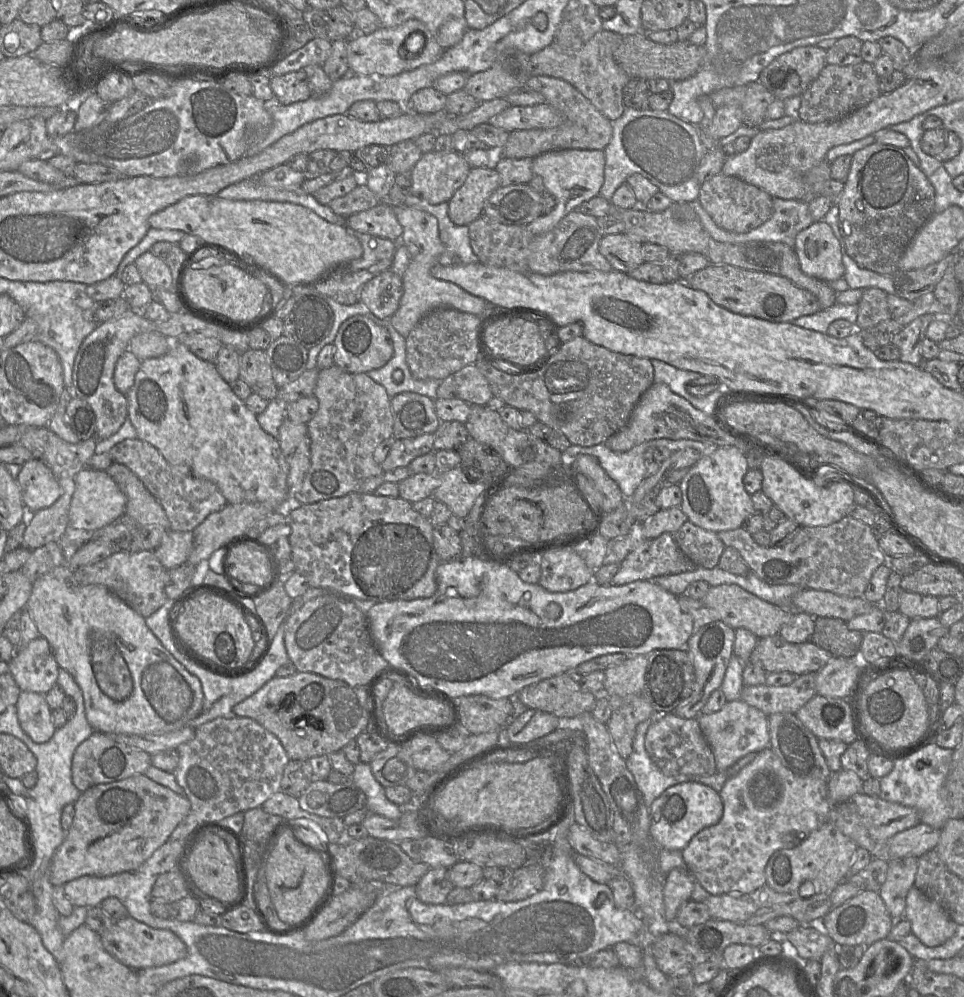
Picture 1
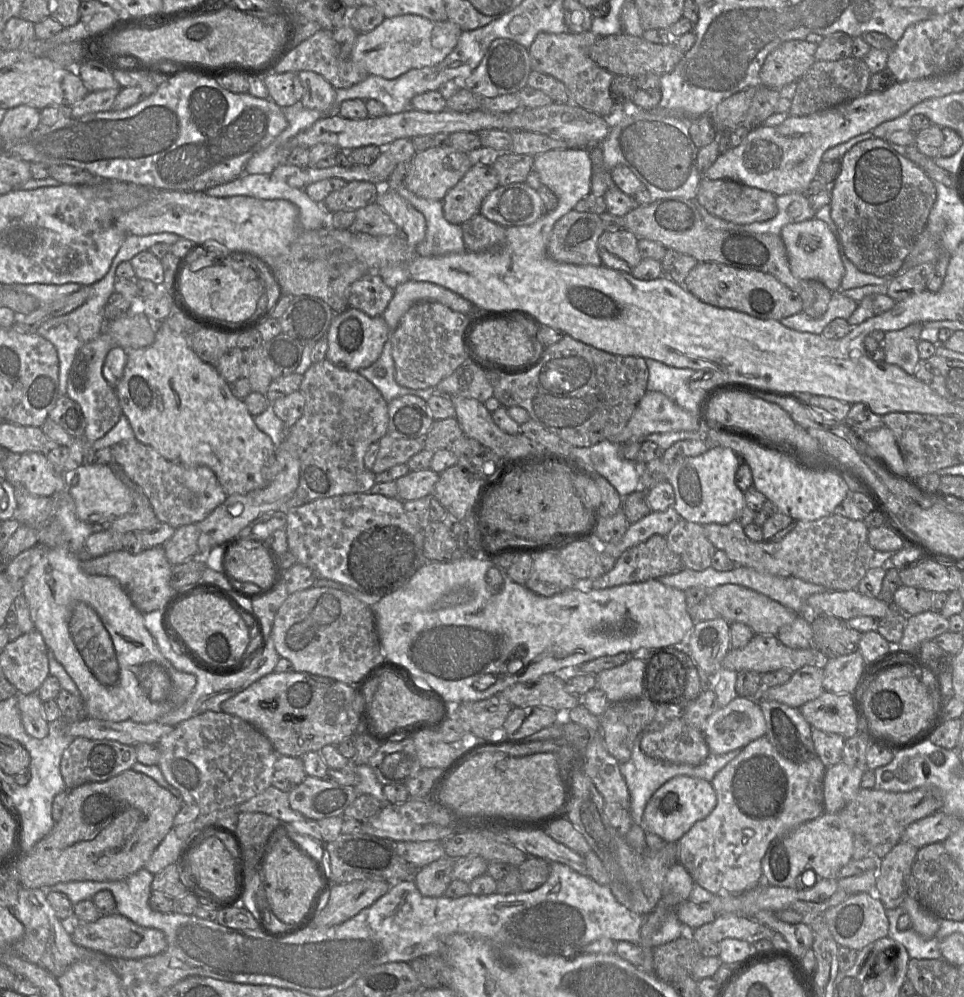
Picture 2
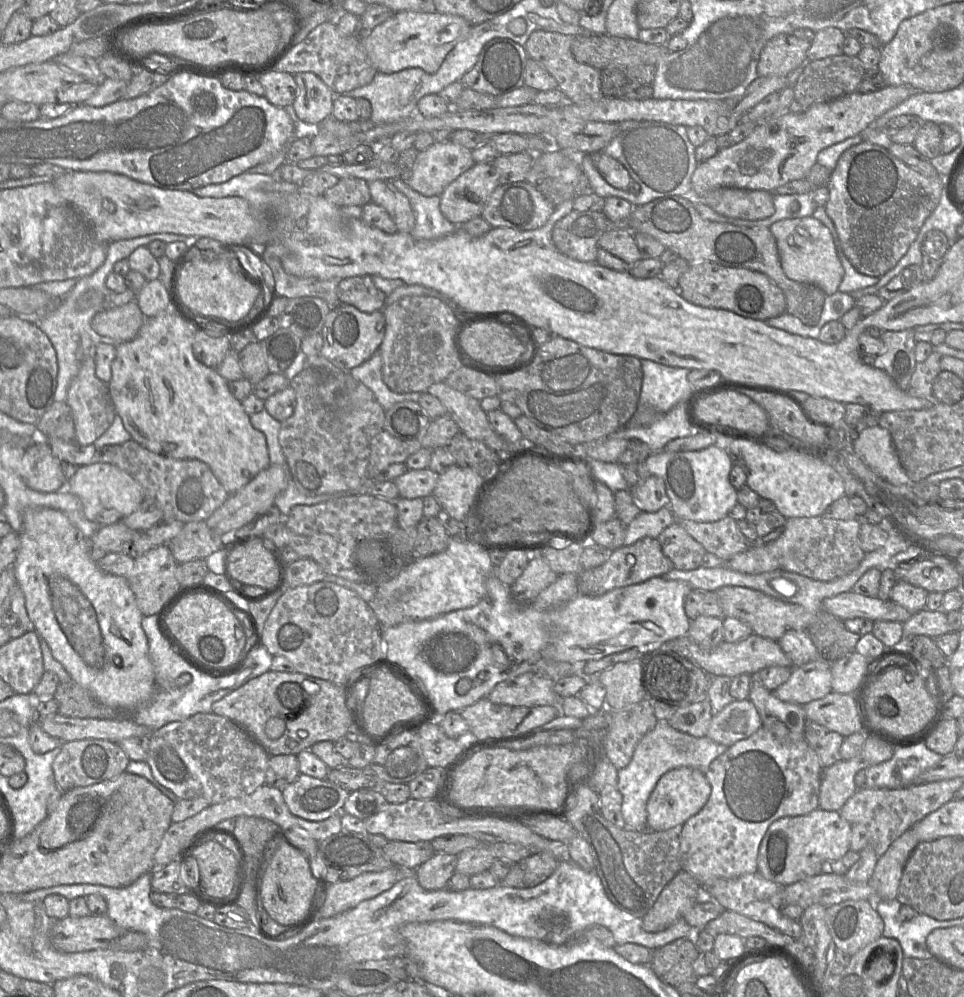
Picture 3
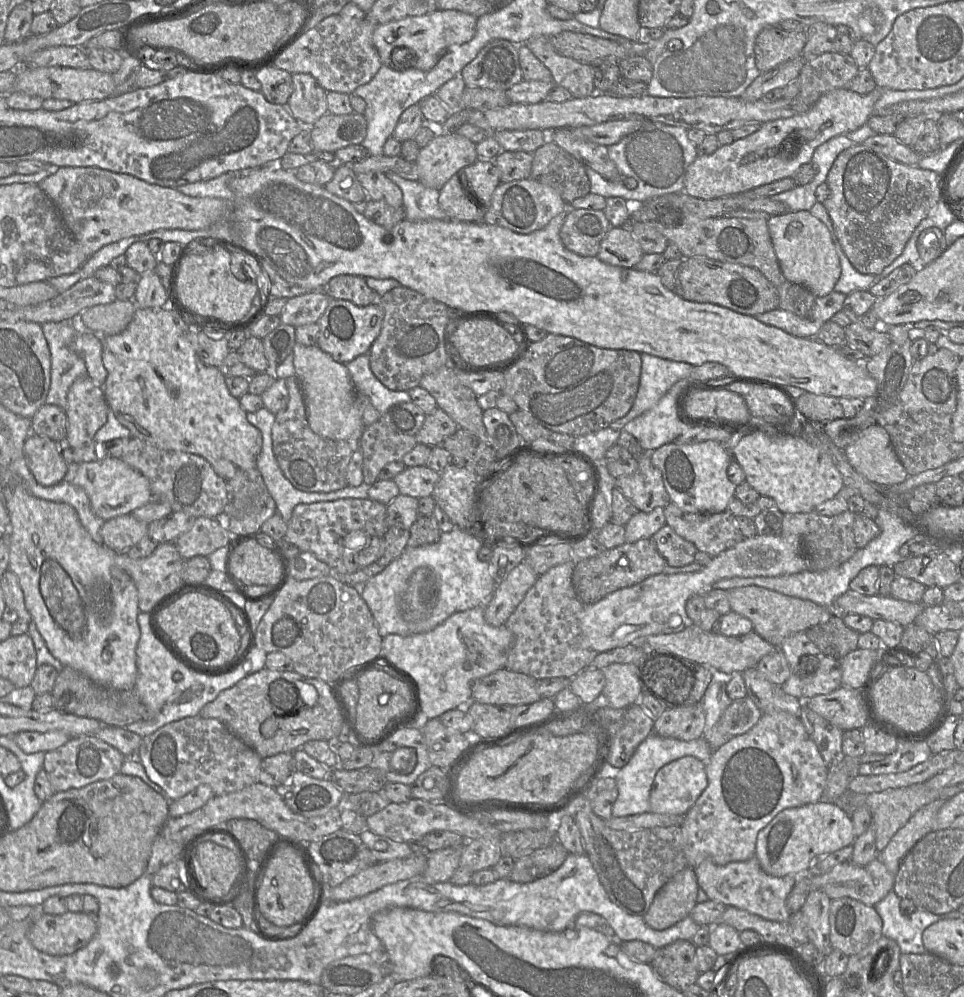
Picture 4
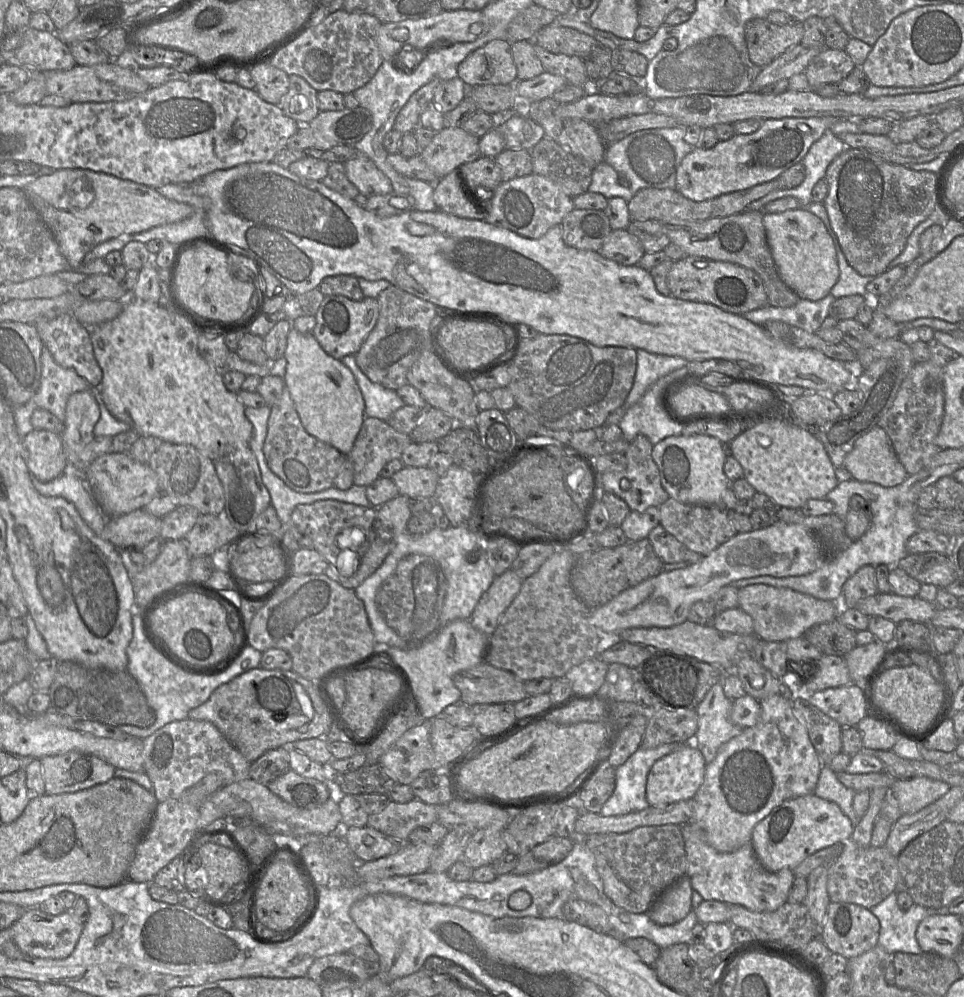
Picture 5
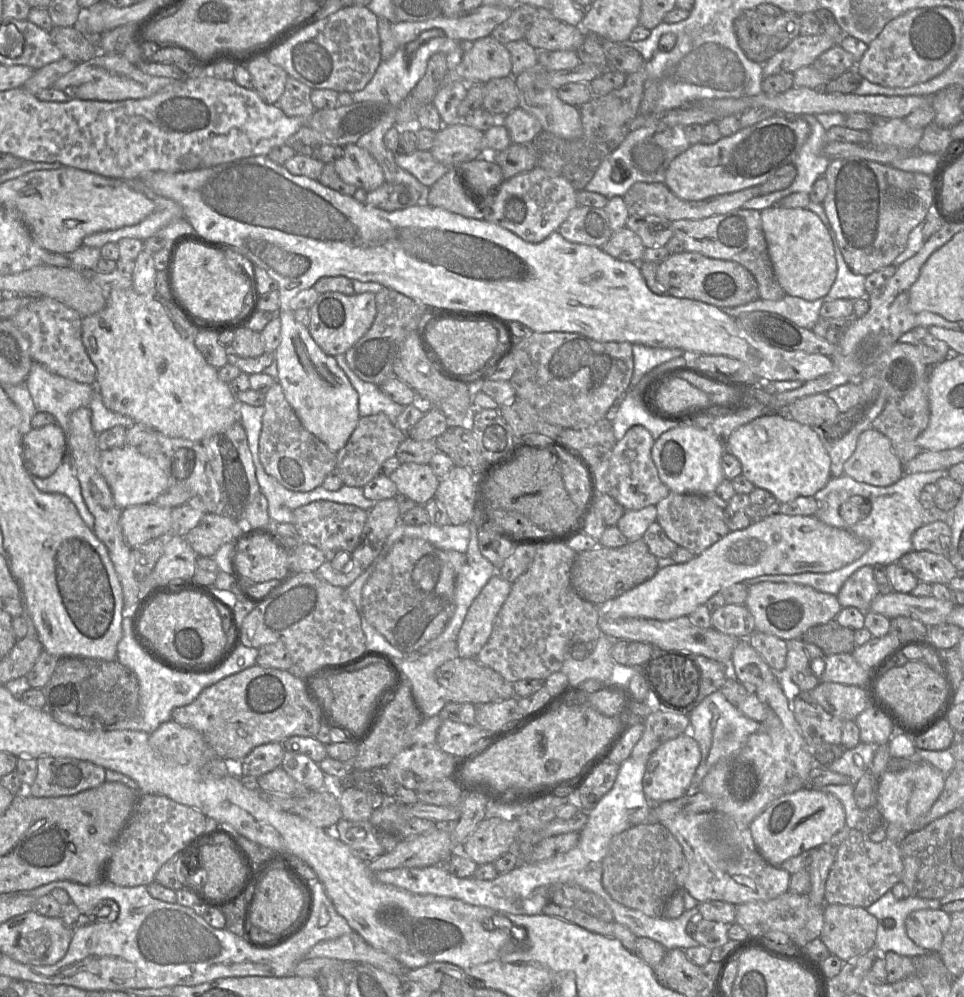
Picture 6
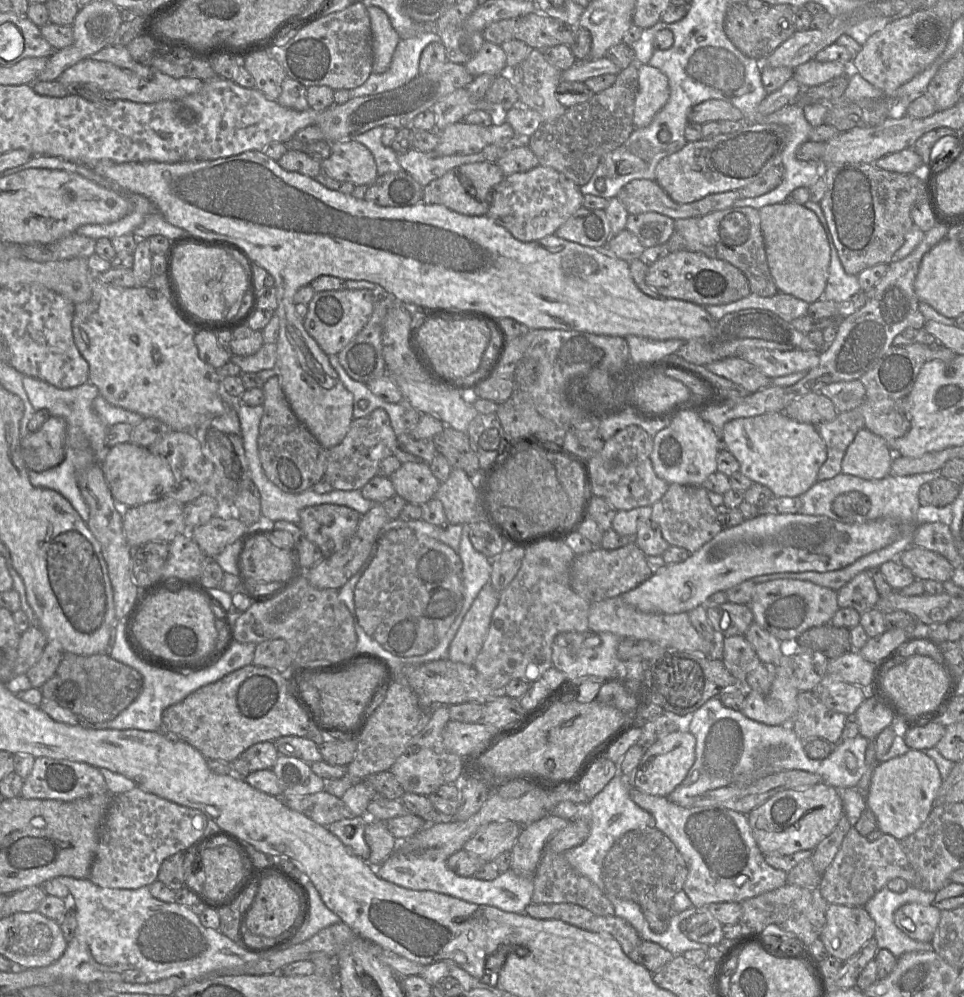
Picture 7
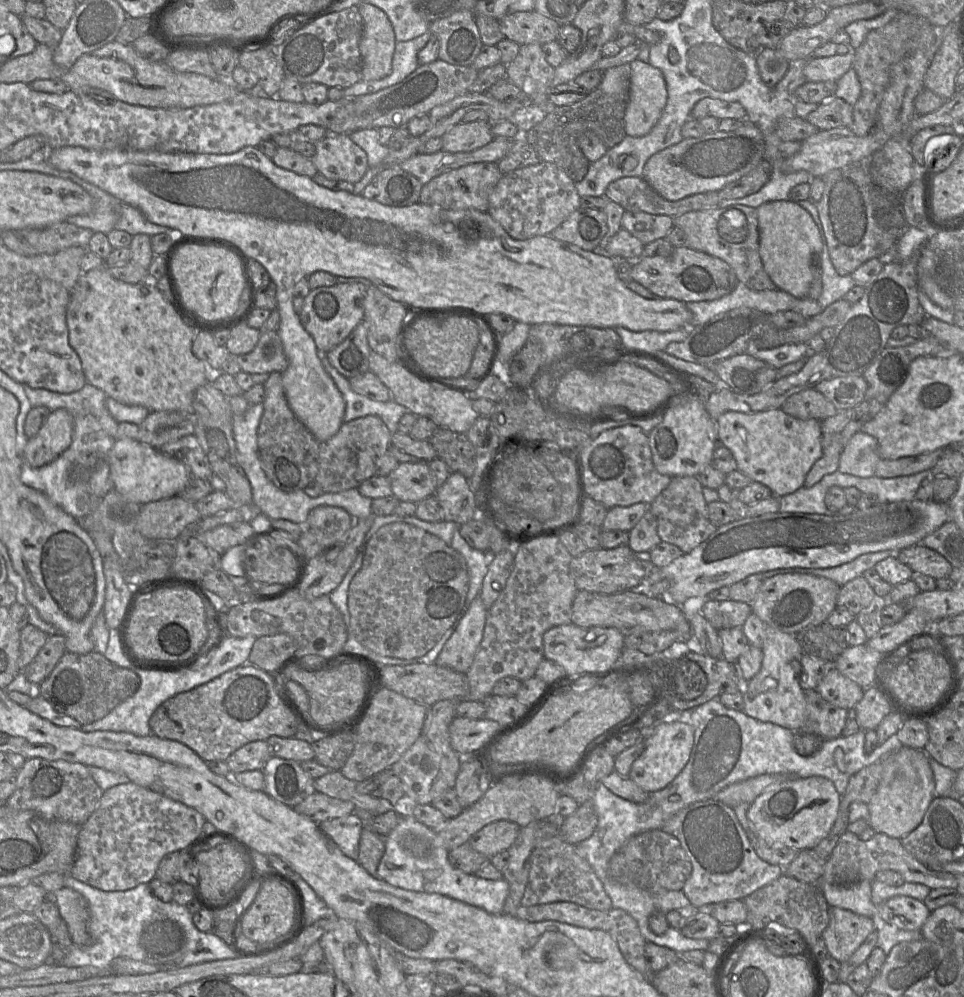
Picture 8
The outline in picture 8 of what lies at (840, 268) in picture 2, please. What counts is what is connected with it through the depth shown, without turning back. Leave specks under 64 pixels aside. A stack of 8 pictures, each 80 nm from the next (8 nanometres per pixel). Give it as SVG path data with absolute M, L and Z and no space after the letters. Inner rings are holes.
M791 200L767 202L757 209L759 254L763 268L778 290L796 299L807 298L813 279L813 264L823 250L823 241L812 216Z

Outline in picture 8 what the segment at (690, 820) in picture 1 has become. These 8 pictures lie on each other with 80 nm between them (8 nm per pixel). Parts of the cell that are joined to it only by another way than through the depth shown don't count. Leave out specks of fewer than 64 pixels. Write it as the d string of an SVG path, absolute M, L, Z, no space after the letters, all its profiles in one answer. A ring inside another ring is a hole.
M671 718L644 731L644 736L644 750L632 764L628 777L647 793L653 793L669 785L689 761L694 744L694 727Z

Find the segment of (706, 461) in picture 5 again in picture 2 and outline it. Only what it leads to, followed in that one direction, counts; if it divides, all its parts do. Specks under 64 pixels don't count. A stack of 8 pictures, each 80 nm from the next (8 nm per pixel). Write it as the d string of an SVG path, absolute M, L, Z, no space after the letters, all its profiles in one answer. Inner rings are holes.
M712 445L707 451L687 457L679 464L664 464L656 458L645 467L652 472L662 472L675 493L674 509L682 519L702 525L728 524L737 519L738 513L746 506L744 492L735 482L735 474L743 462L729 447Z

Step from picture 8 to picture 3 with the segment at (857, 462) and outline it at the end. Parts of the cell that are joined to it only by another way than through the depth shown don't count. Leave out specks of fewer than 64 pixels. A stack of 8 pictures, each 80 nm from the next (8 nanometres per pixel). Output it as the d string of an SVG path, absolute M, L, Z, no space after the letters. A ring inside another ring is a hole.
M880 425L860 432L853 441L853 449L861 460L885 481L910 484L910 478L902 467L890 432Z

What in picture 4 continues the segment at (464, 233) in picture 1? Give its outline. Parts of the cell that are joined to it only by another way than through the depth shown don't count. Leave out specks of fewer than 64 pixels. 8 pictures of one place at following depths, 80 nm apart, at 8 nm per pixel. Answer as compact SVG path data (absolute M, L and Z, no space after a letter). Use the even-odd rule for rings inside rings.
M386 173L403 193L405 219L421 221L428 219L448 219L439 206L439 190L424 186L420 181L407 180L394 173Z

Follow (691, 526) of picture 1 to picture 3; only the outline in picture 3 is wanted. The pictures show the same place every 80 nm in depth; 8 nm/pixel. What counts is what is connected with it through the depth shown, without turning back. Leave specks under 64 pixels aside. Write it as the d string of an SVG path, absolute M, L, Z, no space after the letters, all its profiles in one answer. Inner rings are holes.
M675 521L657 537L662 551L679 570L694 570L702 566L706 549Z

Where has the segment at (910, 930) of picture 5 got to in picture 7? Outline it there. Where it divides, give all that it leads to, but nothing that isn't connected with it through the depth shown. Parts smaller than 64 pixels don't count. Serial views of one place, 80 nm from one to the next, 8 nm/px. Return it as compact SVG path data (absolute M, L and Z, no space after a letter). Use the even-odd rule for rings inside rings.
M909 886L902 893L895 893L887 887L878 891L864 906L875 921L875 939L879 949L887 949L897 958L908 952L932 951L929 942L910 938L894 923L895 911L904 904L918 903L932 905L935 893L915 886Z

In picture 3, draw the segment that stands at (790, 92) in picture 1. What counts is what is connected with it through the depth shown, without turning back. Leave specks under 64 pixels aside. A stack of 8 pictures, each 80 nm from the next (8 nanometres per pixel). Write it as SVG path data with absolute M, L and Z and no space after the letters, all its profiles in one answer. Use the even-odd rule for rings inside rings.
M779 34L771 38L761 51L758 75L786 76L807 62L811 42L794 34Z

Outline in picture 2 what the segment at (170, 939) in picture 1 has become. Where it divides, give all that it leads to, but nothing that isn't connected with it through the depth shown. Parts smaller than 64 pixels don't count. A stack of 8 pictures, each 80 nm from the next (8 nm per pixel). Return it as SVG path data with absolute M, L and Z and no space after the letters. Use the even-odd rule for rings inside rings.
M117 913L101 916L95 922L76 922L72 920L71 924L68 925L70 926L71 938L76 945L103 953L108 957L139 959L160 954L167 947L166 938L162 931L139 926Z

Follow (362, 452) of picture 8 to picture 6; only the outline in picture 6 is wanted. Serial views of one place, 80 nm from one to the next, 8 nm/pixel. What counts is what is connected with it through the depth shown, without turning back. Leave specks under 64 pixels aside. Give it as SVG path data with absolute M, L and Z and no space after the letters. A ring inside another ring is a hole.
M384 413L360 417L346 445L336 453L336 466L332 473L340 477L345 486L363 488L378 475L387 459L396 456L397 448L406 438L407 433L392 424Z

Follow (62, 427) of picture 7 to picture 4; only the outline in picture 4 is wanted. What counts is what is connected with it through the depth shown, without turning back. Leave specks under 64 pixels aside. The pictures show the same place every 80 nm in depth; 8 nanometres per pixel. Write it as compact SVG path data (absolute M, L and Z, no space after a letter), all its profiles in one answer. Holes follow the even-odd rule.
M31 433L24 444L27 466L37 483L53 486L70 477L72 466L62 454L62 445Z

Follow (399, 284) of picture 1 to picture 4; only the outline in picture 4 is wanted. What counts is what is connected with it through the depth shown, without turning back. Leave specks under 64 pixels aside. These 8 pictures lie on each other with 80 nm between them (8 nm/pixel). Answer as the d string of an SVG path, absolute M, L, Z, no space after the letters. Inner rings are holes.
M338 275L329 280L324 292L332 299L349 300L358 306L378 303L380 295L366 283L365 277L358 275Z

